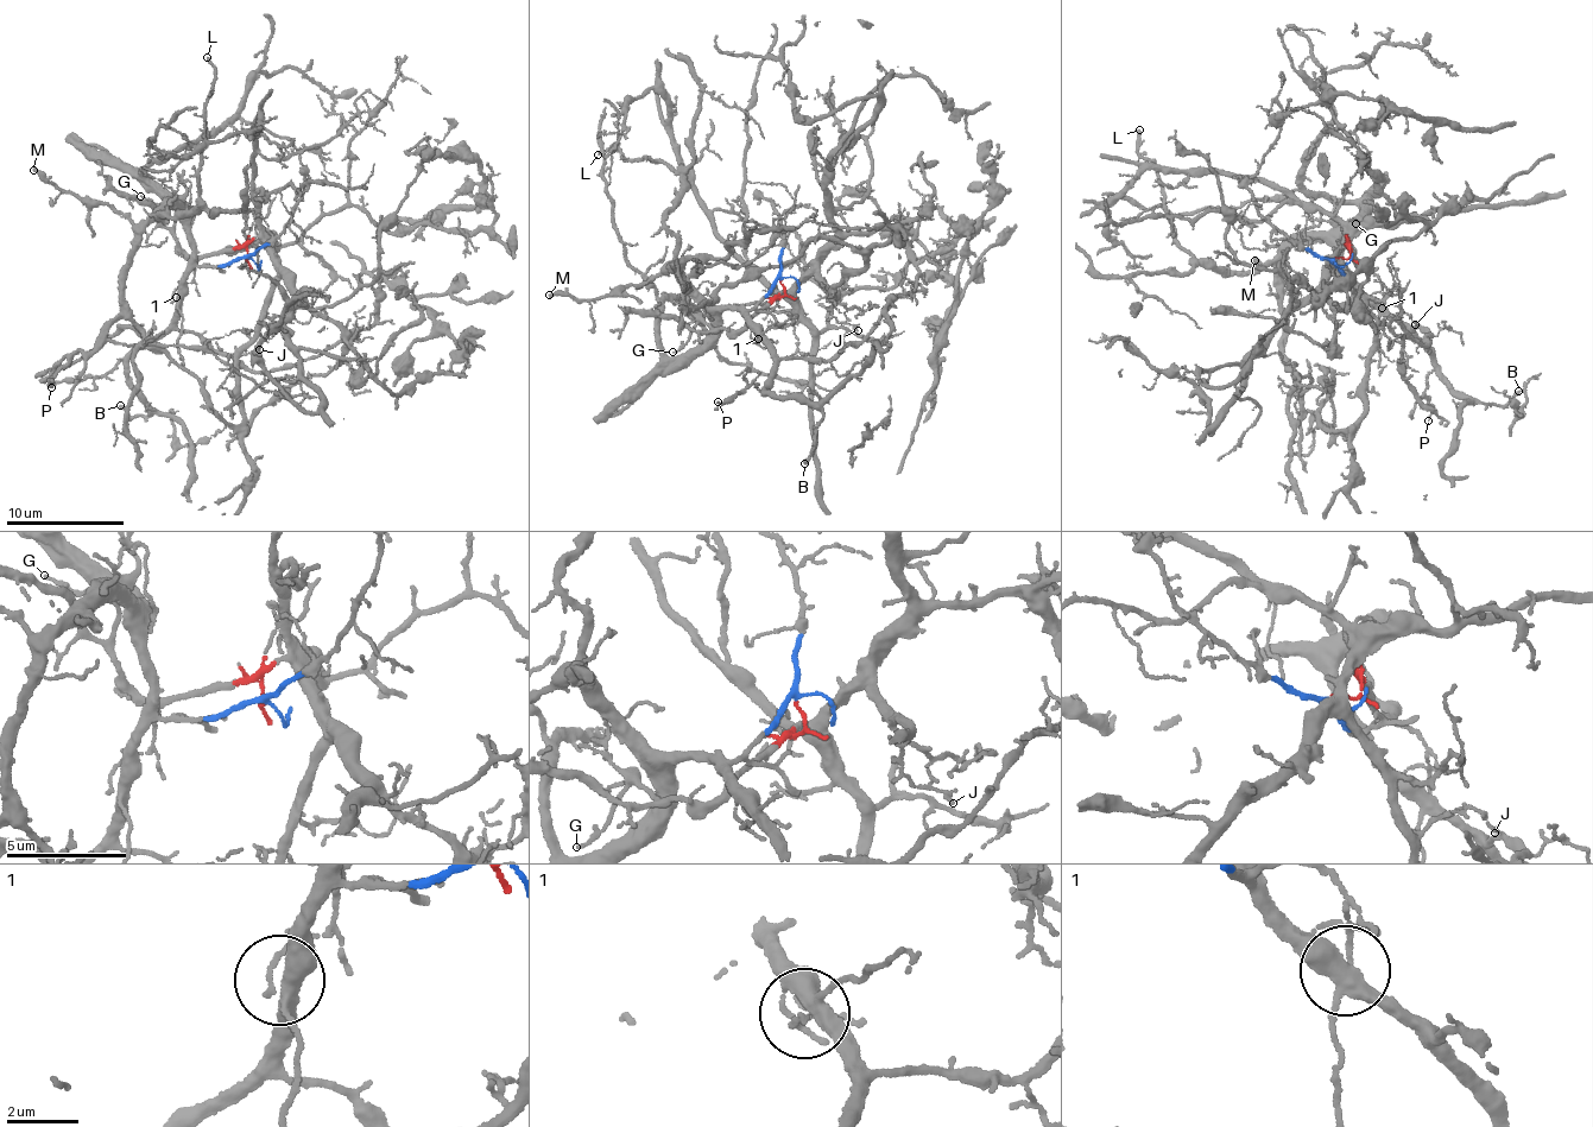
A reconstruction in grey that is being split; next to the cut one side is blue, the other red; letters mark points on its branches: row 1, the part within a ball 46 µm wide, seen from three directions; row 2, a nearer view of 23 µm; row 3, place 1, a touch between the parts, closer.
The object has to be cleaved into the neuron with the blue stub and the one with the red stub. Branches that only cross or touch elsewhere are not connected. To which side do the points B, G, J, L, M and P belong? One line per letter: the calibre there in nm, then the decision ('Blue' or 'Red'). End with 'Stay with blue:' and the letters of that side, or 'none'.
B: Thickness 200 nm. Blue
G: Thickness 170 nm. Red
J: Thickness 130 nm. Red
L: Thickness 170 nm. Blue
M: Thickness 300 nm. Blue
P: Thickness 160 nm. Blue
Stay with blue: B, L, M, P

